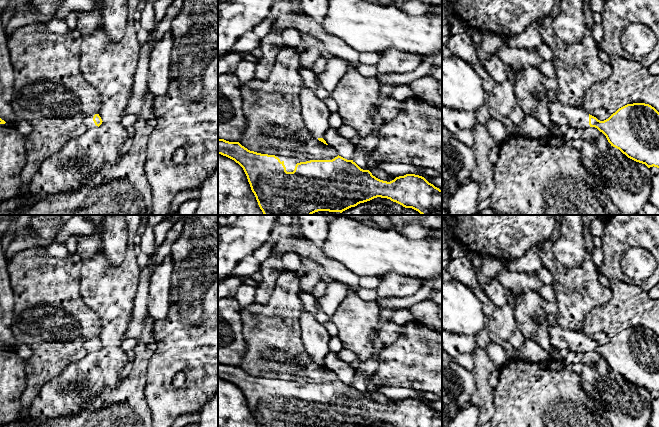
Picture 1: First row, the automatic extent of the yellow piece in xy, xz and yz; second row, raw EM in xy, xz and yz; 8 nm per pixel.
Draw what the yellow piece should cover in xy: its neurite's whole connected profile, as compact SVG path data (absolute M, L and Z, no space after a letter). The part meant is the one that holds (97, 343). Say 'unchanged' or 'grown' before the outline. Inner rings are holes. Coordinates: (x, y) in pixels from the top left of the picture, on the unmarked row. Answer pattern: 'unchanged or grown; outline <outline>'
grown; outline M99 338L88 340L84 343L84 348L87 353L97 352L102 348L102 343Z

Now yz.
grown; outline M549 324L549 342L557 350L597 352L611 370L628 382L659 392L659 336L649 328L633 327L619 332L608 343L598 344L578 331Z

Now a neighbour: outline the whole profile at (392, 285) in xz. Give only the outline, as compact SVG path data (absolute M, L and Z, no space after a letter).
M386 273L375 289L379 298L408 297L416 294L424 283L424 280L412 277L404 277L396 273Z

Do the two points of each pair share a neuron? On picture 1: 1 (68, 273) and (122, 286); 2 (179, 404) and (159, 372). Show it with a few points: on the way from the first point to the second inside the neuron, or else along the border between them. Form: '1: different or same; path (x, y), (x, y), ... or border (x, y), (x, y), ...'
1: different; border (76, 253), (81, 258), (80, 296), (83, 299)
2: same; path (171, 398), (159, 386), (159, 380)

